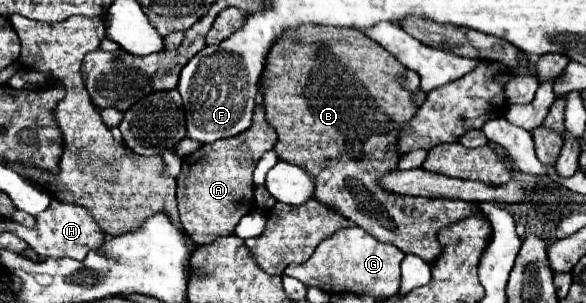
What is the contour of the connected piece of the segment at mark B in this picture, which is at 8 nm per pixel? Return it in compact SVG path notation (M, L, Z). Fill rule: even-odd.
M299 26L299 30L295 30L295 34L283 34L283 38L279 38L279 42L275 42L275 46L271 46L269 54L267 54L267 62L265 62L265 112L267 112L267 122L277 130L279 134L279 142L275 144L275 152L279 154L281 160L297 164L301 168L305 168L309 174L315 174L315 198L319 202L323 202L329 208L335 208L341 216L345 216L347 220L355 222L359 228L363 228L367 234L371 234L373 238L377 238L379 242L391 242L395 244L401 252L405 254L415 254L419 258L423 258L425 262L433 262L437 254L441 254L441 244L439 244L438 234L441 228L445 228L447 224L459 222L463 218L467 218L469 214L475 214L475 206L471 202L465 200L449 200L449 198L413 198L413 196L401 196L401 194L393 194L383 190L377 180L379 176L383 176L389 170L397 168L399 162L399 154L397 154L397 136L401 132L401 128L415 116L417 106L413 104L413 94L407 92L399 82L399 74L405 70L395 56L391 56L387 50L383 50L379 44L375 44L373 40L369 40L365 34L361 34L359 30L327 30L327 26Z

